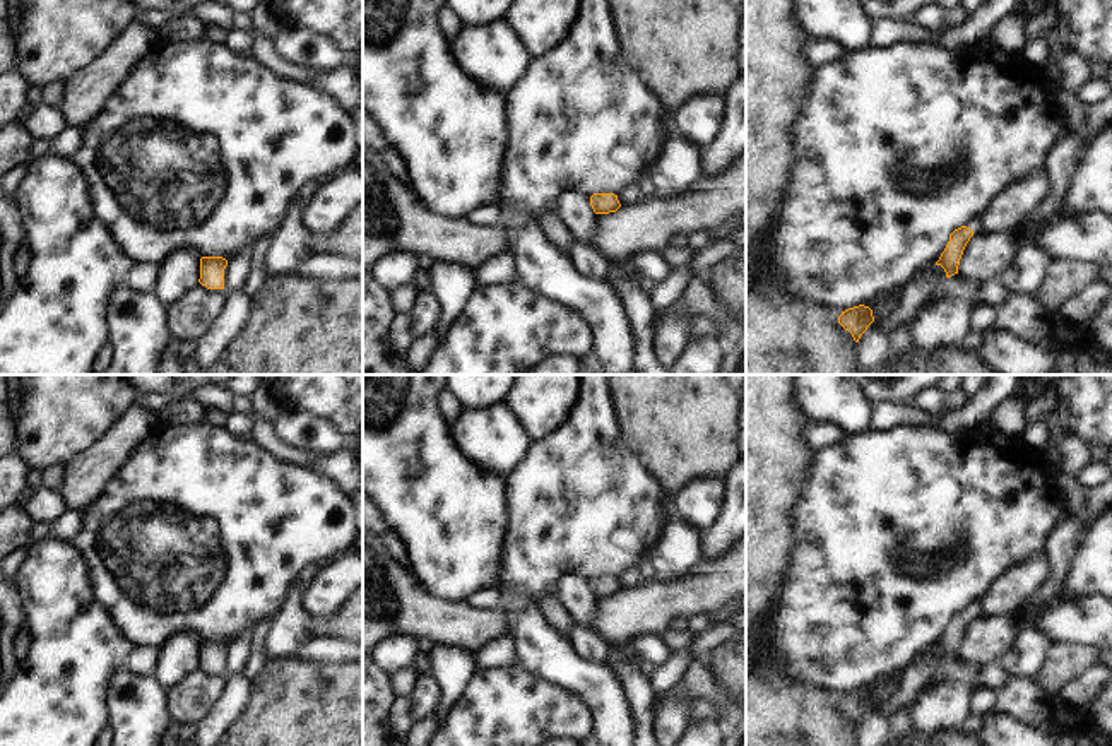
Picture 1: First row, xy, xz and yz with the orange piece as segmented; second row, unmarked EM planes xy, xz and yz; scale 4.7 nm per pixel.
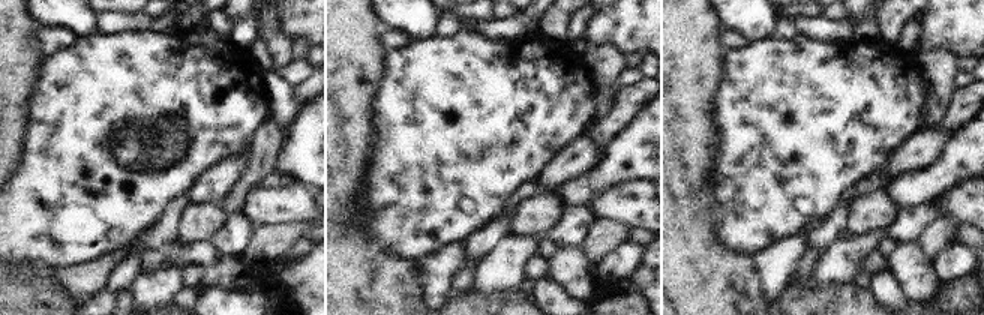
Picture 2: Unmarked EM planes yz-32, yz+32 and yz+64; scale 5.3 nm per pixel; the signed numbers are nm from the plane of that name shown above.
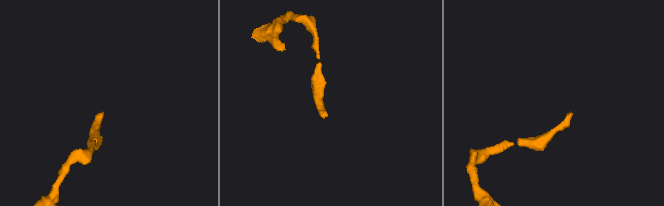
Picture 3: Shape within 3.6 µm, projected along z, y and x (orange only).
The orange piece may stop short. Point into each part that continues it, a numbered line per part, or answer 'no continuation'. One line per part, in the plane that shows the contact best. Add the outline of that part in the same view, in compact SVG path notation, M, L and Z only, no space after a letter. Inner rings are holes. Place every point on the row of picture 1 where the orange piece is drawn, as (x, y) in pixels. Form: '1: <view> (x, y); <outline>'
1: yz (975, 223); M980 214L970 217L967 222L965 222L967 228L970 228L973 231L973 234L980 233L984 229L984 219Z

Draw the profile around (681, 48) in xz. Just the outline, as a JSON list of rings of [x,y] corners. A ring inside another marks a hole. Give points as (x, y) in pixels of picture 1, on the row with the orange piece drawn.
[[[614,0],[621,51],[669,113],[689,98],[724,96],[741,77],[736,38],[742,0]]]

